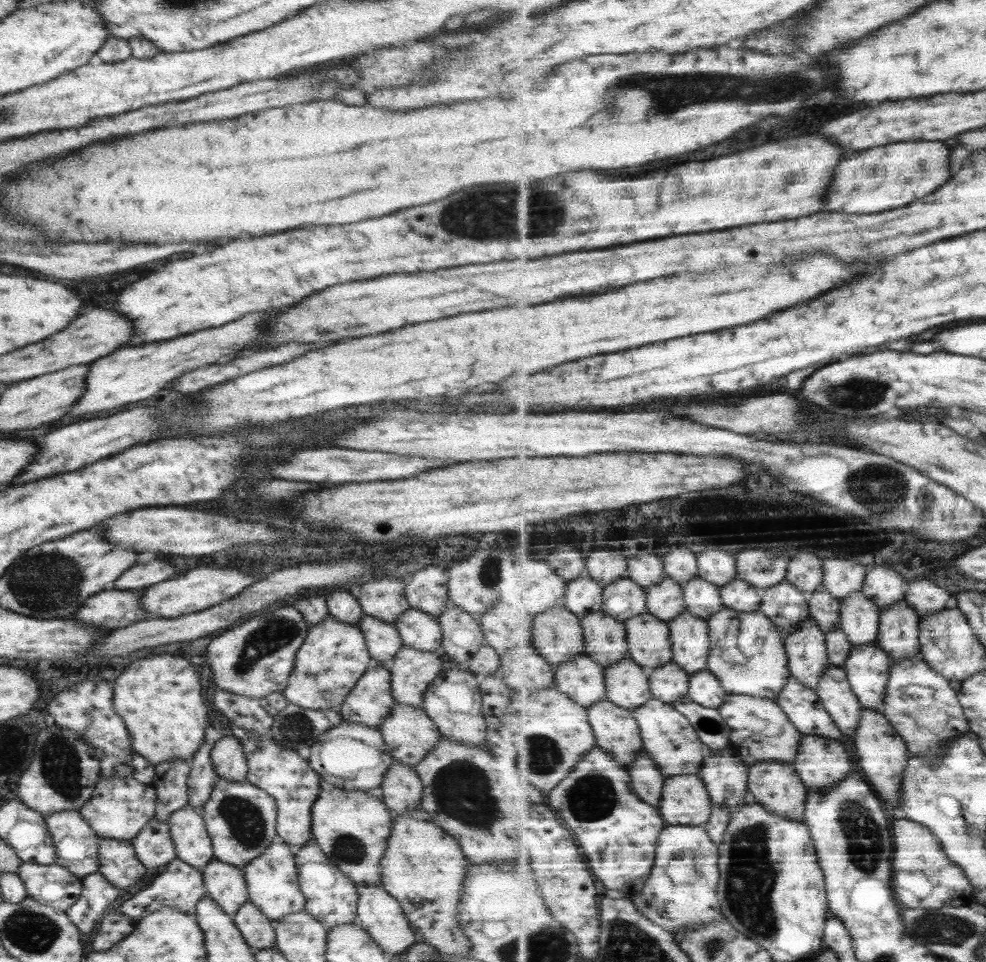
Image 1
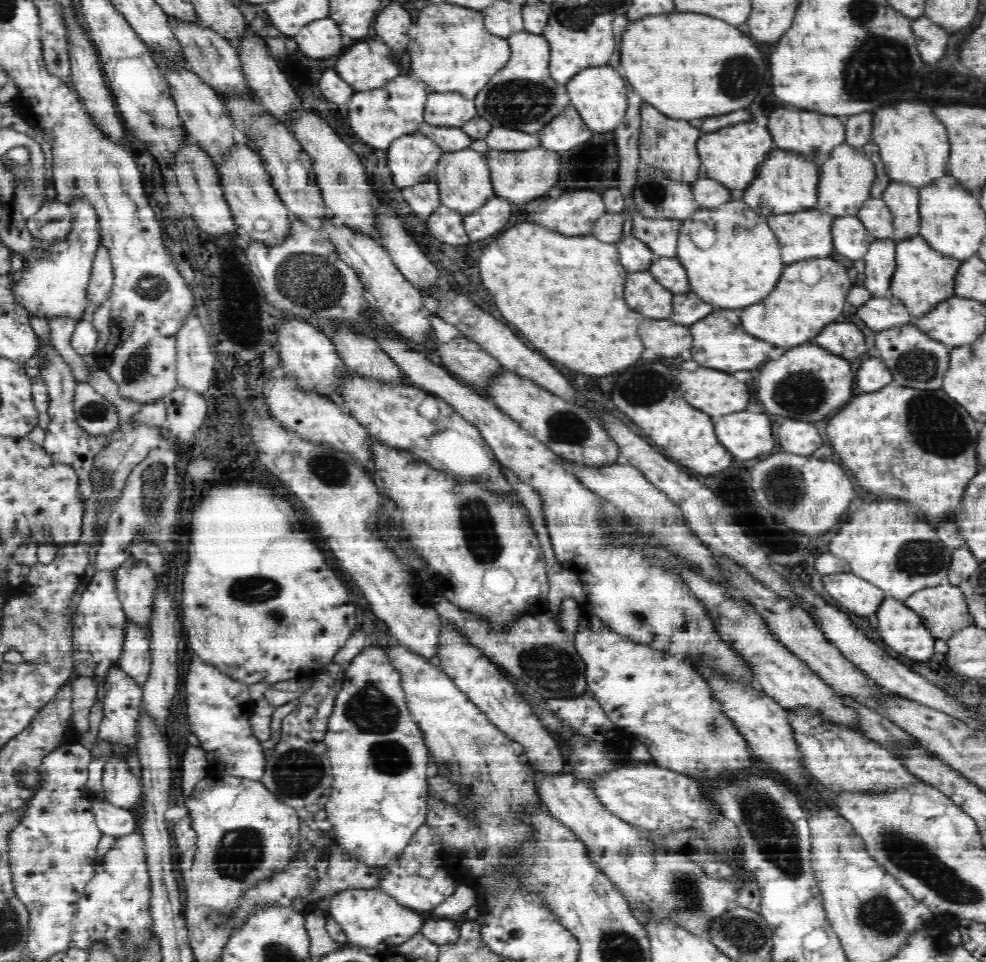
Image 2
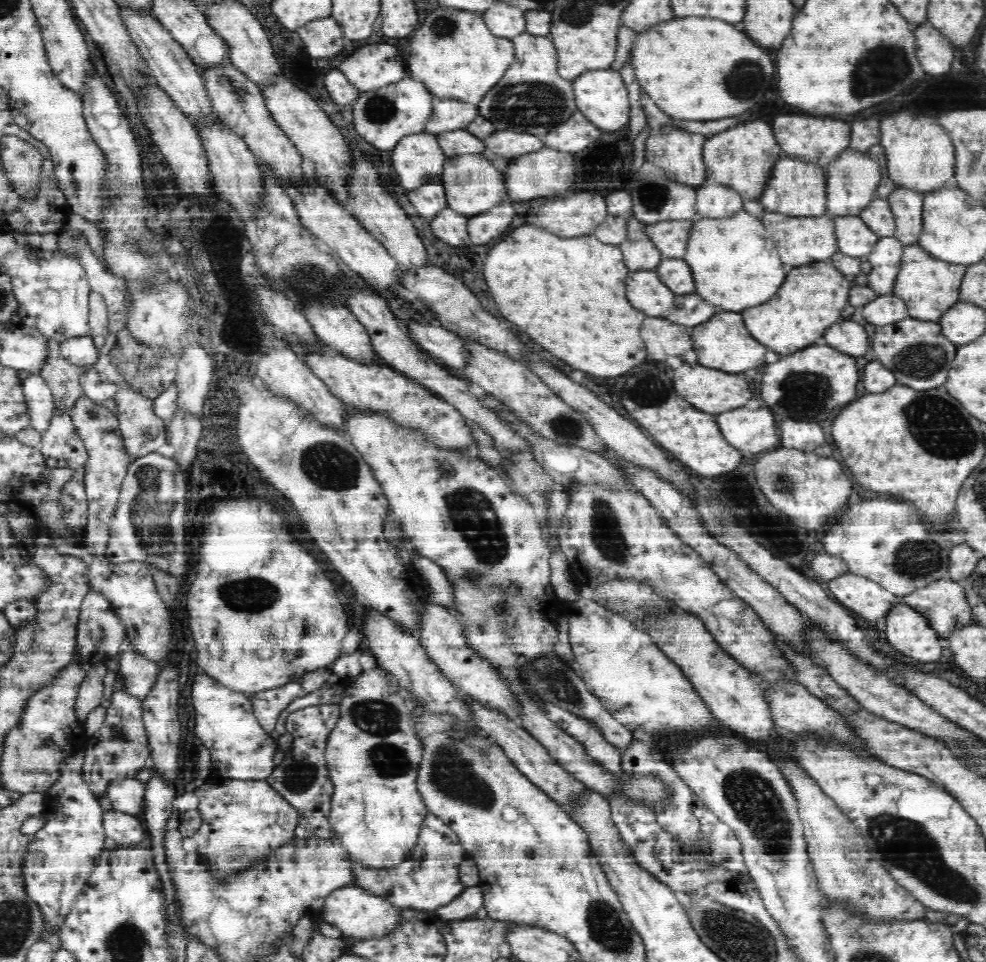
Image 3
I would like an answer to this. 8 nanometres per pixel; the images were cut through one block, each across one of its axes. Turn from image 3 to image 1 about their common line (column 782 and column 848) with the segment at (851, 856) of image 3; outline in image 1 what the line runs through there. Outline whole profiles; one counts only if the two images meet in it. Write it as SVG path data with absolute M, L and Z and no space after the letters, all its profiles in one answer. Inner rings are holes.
M804 734L795 765L807 787L821 792L846 780L854 769L842 742L809 734Z

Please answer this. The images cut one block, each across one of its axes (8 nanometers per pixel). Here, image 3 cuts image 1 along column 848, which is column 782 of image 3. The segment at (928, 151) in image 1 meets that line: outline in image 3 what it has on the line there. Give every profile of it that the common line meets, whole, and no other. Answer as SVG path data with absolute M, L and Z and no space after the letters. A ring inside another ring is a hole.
M782 156L774 165L772 178L760 202L765 206L766 211L781 212L790 217L828 215L827 176L824 168L794 157Z

